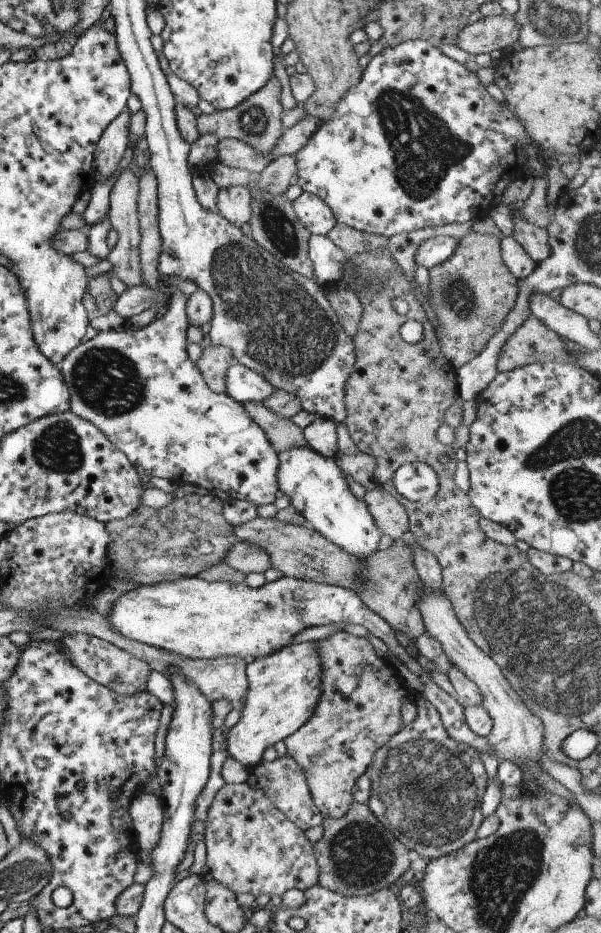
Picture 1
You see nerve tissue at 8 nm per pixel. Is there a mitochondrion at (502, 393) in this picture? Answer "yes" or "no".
no

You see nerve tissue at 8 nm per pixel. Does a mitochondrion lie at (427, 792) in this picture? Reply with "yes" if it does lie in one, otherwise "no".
yes

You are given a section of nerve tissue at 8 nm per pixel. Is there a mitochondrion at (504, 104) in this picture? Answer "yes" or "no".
no

